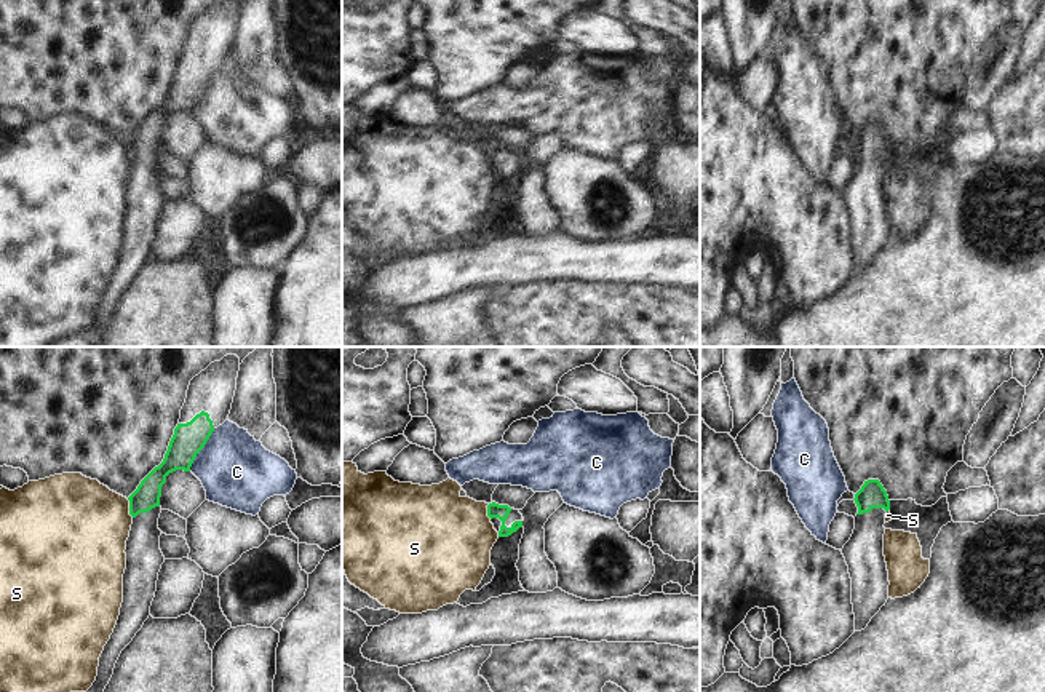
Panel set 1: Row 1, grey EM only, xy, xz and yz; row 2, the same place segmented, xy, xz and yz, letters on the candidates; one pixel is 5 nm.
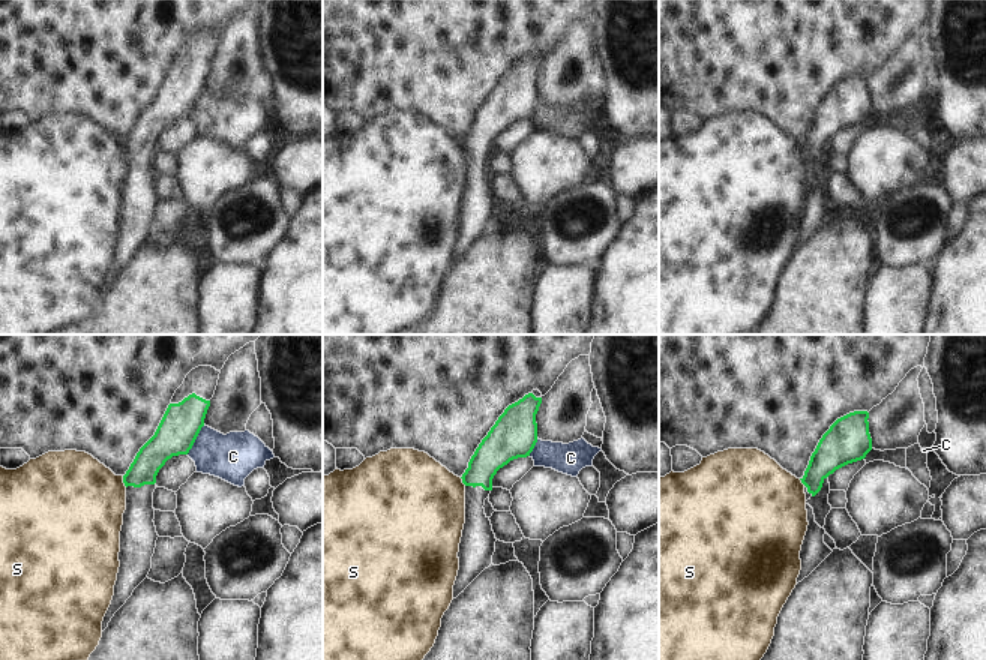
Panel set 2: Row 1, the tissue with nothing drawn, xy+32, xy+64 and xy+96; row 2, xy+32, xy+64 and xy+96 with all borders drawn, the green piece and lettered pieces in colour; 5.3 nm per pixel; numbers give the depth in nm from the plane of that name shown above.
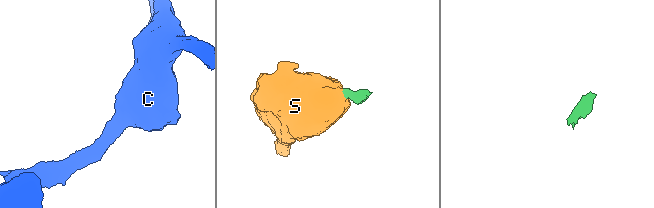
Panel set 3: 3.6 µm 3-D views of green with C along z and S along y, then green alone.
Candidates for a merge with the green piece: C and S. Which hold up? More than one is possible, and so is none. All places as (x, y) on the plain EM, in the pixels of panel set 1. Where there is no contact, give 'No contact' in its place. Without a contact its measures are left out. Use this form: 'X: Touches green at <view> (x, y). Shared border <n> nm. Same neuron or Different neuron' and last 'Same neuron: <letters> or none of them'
C: Touches green at xy (202, 90). Shared border 260 nm. Different neuron
S: Touches green at xy (130, 151). Shared border 100 nm. Different neuron
Same neuron: none of them

